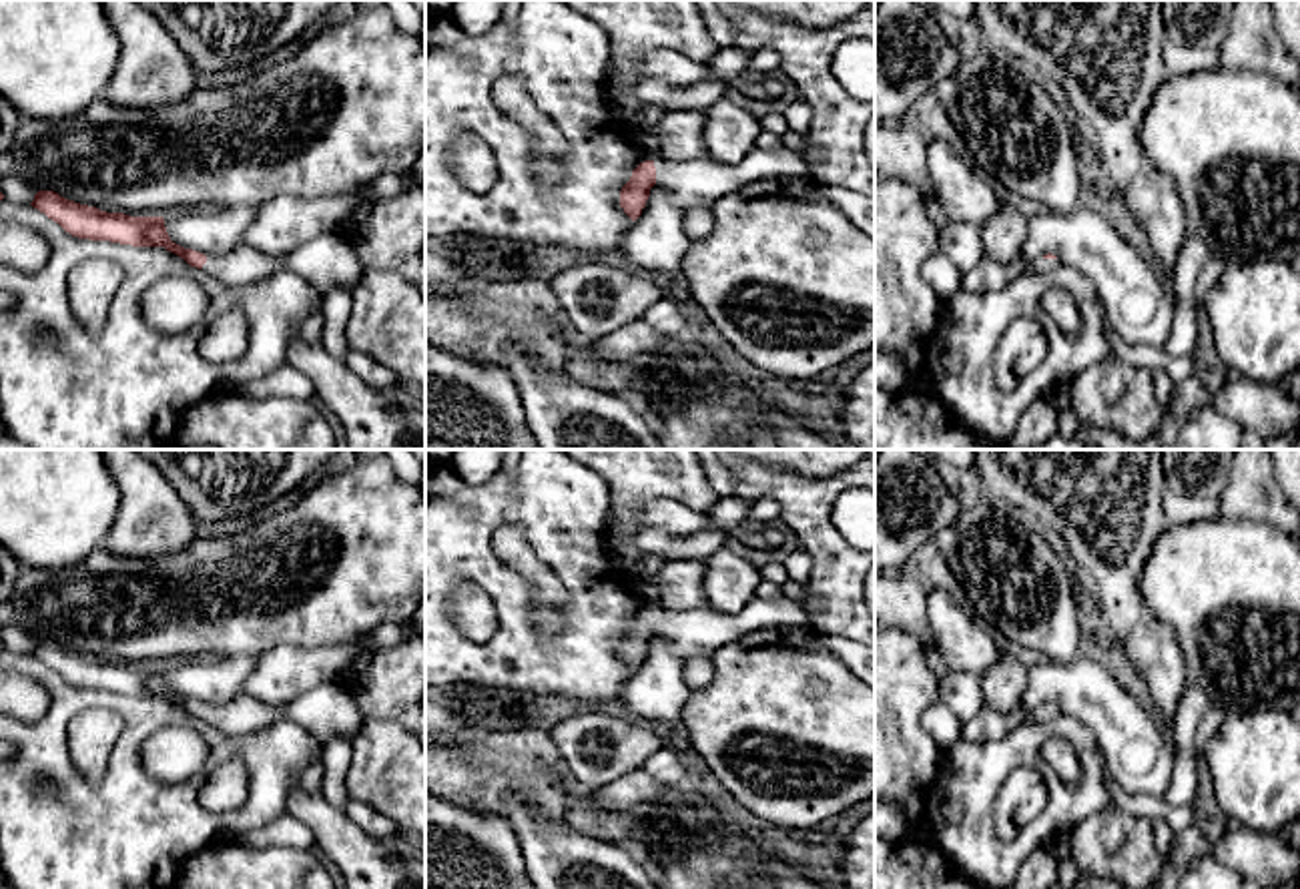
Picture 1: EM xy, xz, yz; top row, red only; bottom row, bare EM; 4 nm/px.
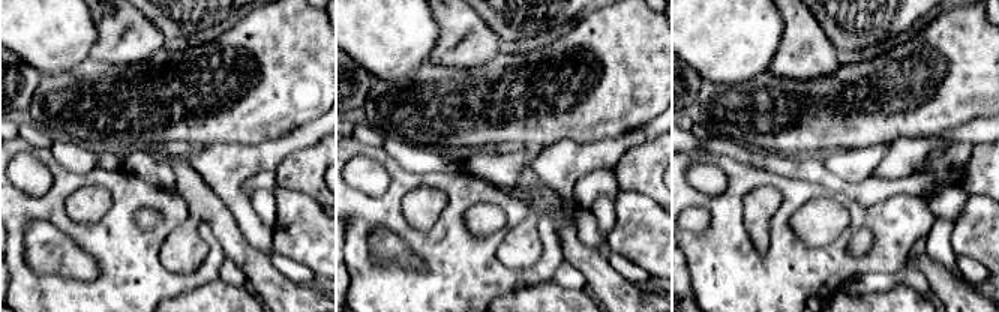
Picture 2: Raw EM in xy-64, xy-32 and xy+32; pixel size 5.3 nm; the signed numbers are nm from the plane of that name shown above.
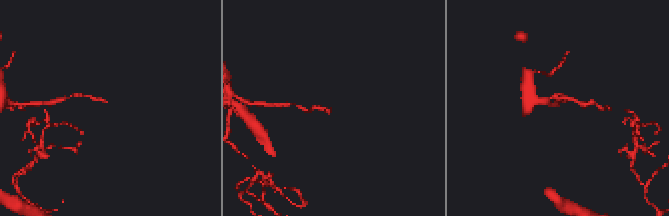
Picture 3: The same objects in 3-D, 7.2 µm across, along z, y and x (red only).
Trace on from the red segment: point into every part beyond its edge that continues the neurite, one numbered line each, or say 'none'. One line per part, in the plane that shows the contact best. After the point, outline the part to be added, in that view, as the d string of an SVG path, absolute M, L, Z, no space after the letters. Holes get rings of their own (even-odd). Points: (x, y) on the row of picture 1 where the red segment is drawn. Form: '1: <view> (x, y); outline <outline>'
1: xz (691, 183); outline M786 144L754 149L738 165L720 165L710 159L668 161L656 159L656 185L670 191L682 213L734 193L762 179L792 179L829 199L851 223L875 239L875 197L819 181L804 157Z

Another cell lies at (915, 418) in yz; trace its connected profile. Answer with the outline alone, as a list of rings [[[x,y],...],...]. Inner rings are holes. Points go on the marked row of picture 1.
[[[911,383],[899,391],[875,385],[875,450],[987,450],[945,405],[937,389]]]

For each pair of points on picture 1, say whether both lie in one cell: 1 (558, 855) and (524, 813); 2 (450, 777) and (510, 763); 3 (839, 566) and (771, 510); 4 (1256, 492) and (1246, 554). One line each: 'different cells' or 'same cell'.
1: same cell
2: same cell
3: different cells
4: different cells

